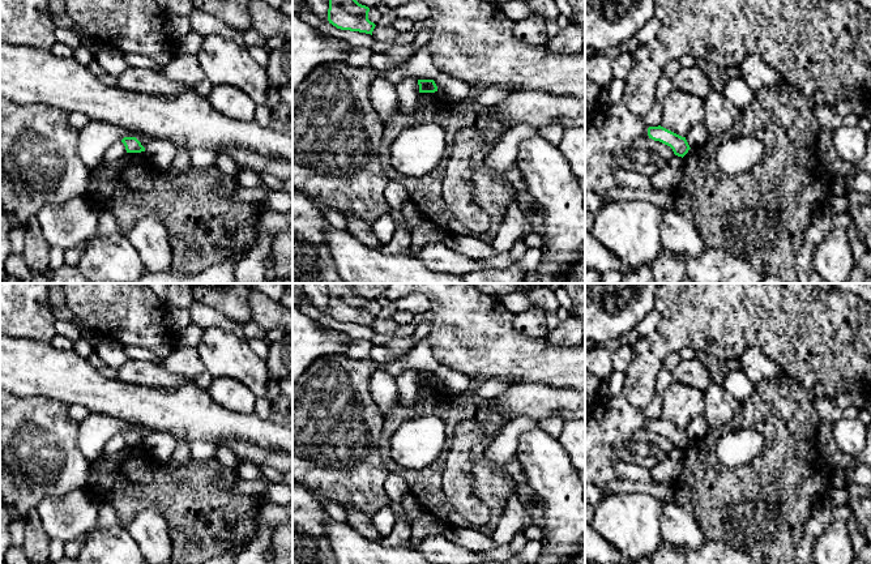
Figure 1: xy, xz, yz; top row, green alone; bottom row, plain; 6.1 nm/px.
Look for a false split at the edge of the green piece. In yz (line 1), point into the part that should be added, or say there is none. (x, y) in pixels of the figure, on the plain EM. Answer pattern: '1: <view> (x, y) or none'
1: none

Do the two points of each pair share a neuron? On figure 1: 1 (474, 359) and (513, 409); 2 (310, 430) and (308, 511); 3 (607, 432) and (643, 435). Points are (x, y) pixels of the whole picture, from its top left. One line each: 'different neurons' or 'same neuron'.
1: different neurons
2: different neurons
3: different neurons

